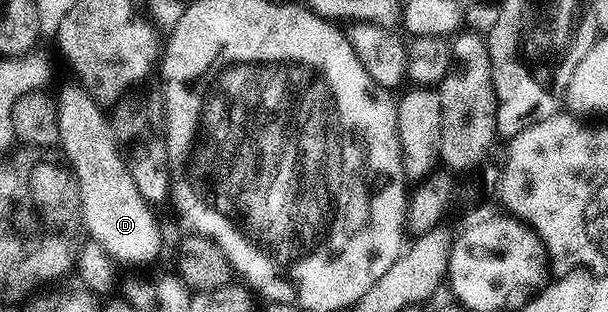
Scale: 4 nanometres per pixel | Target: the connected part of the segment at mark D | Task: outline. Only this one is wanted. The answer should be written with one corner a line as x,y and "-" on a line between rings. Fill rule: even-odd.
73,85
62,86
56,93
60,124
58,140
63,147
66,145
65,161
78,181
85,233
100,243
115,261
150,260
162,250
162,230
151,213
152,206
136,188
130,167
120,149
119,135
110,134
107,111
94,101
85,86

